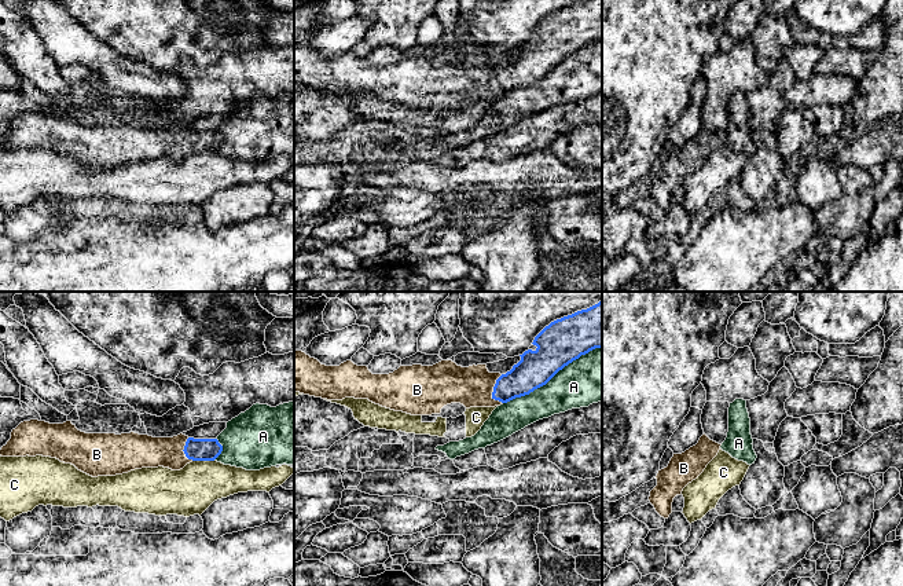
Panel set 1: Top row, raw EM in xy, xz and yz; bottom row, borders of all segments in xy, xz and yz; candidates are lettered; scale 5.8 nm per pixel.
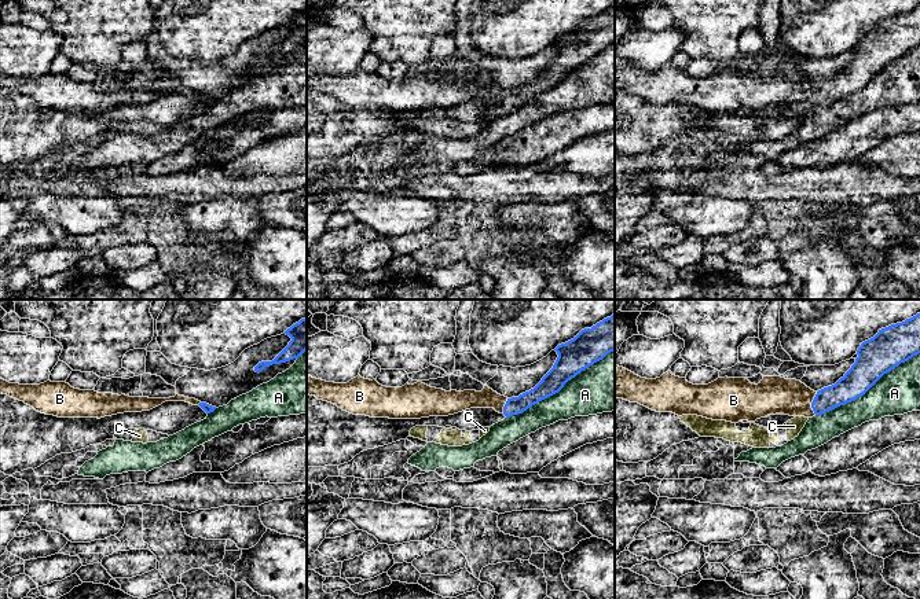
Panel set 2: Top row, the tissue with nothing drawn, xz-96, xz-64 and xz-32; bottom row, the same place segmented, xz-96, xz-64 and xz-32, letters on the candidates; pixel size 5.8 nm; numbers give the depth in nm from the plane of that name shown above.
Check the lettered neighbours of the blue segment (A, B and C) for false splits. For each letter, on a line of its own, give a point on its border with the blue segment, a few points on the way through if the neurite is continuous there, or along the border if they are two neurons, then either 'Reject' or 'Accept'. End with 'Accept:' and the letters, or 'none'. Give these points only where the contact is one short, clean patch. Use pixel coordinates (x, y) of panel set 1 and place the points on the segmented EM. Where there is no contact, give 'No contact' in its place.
A: Touches blue at xz (551, 377). Reject
B: Touches blue at xz (494, 391). Accept
C: Touches blue at xy (204, 460). Reject
Accept: B

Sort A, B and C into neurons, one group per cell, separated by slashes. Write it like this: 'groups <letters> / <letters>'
groups A / B / C

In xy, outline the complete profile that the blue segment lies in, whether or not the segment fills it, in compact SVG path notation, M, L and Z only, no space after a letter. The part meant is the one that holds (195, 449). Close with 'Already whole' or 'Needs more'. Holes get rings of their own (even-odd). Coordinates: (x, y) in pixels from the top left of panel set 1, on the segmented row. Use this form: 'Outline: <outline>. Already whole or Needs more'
Outline: M30 420L11 432L1 457L51 457L92 476L115 476L142 468L180 470L192 461L214 461L223 451L217 439L194 439L183 433L153 437L131 433L85 433L71 421L49 424Z. Needs more

